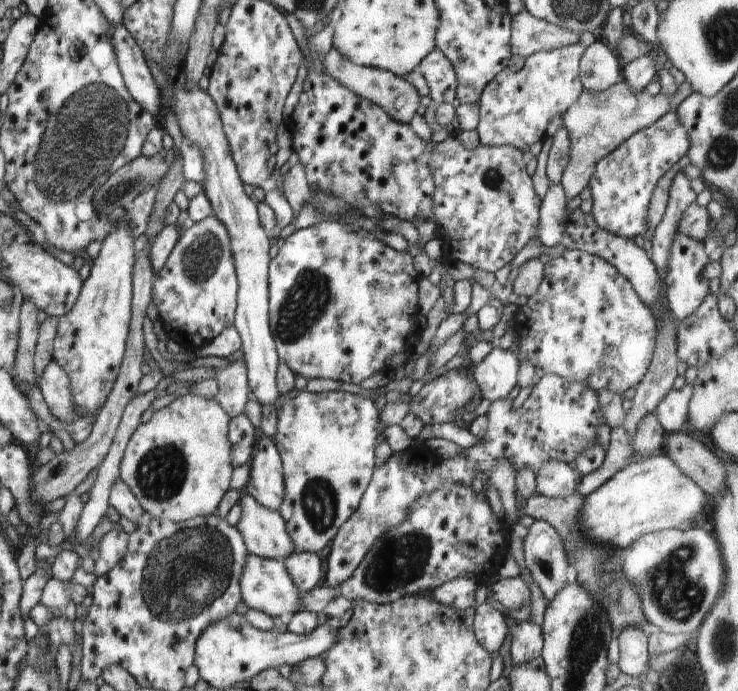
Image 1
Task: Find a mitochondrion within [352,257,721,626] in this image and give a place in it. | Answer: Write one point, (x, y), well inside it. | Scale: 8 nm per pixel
(675, 593)

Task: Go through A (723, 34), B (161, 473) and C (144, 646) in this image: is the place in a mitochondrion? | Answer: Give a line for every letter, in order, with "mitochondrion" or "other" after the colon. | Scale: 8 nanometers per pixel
A: mitochondrion
B: mitochondrion
C: other

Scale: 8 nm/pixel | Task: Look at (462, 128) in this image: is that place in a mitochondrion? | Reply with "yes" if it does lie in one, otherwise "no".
no

